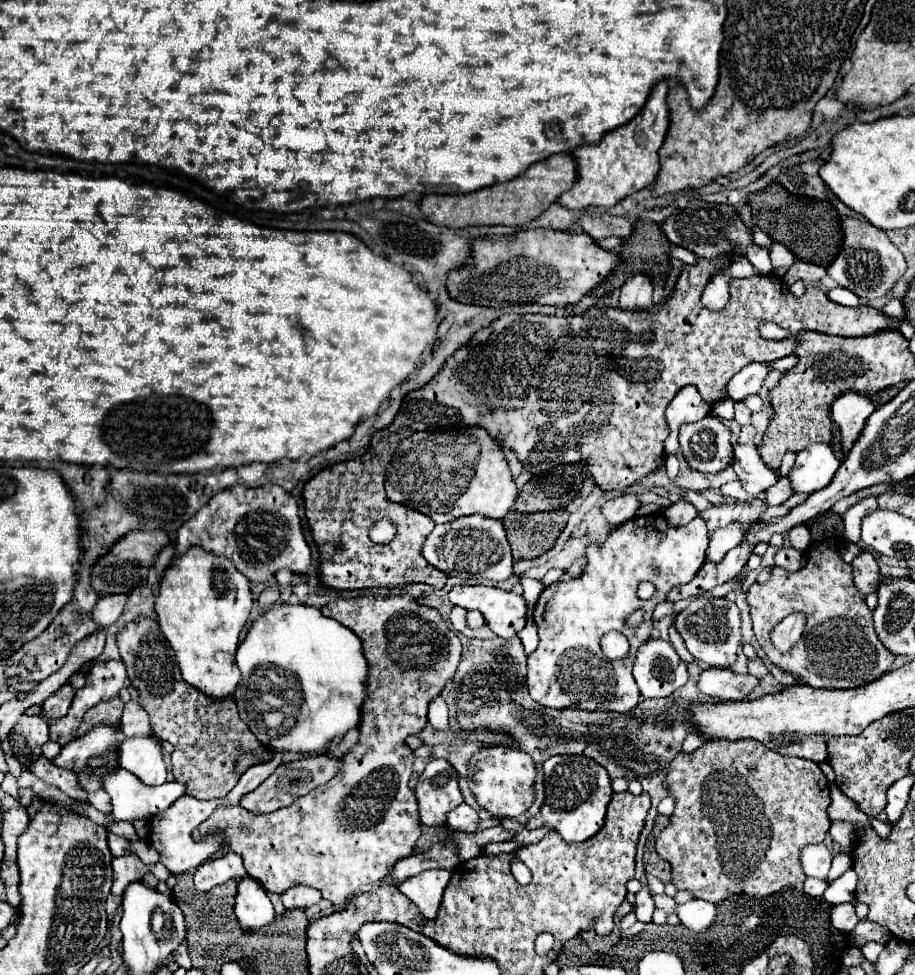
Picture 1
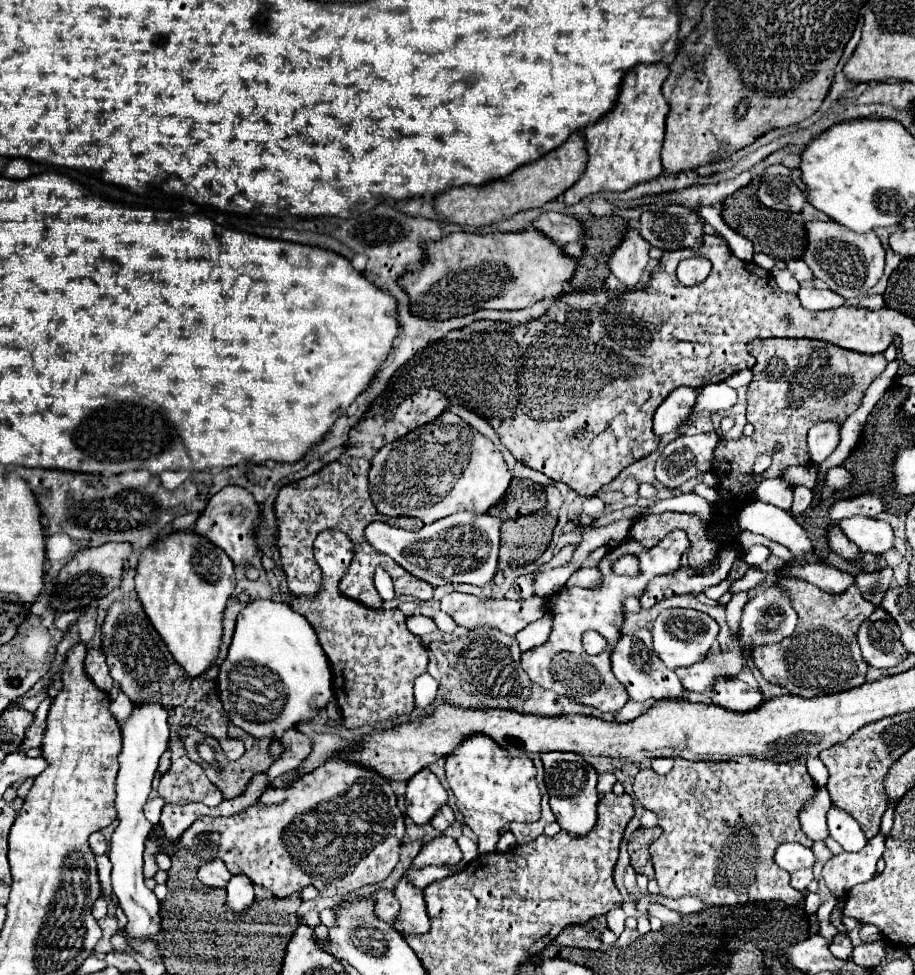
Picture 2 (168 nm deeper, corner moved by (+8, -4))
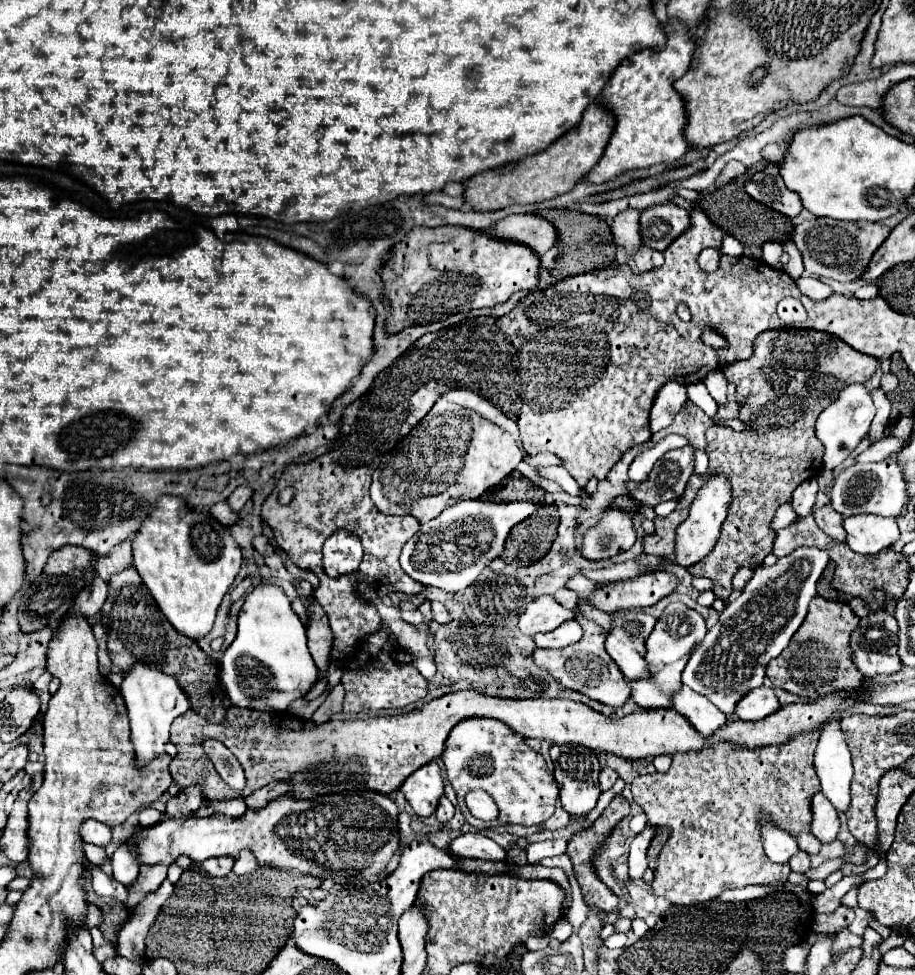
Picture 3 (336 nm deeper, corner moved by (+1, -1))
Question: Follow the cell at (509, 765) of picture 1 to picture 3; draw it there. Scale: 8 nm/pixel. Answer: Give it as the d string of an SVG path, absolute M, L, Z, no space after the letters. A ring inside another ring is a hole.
M472 717L460 721L454 727L446 741L446 749L442 753L446 775L458 795L458 805L462 815L470 825L478 831L486 831L490 827L518 823L518 825L542 825L554 813L558 787L554 777L546 769L546 761L540 753L532 751L528 743L510 731L510 727L498 719ZM472 789L484 789L494 803L498 805L498 819L494 821L478 821L472 817L468 807L464 805L464 795Z

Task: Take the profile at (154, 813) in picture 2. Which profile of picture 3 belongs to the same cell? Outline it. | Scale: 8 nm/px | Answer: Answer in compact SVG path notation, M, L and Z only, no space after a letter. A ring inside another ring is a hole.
M144 807L142 813L140 813L140 823L146 825L146 827L152 827L160 819L162 819L162 813L158 809L154 809L154 807Z

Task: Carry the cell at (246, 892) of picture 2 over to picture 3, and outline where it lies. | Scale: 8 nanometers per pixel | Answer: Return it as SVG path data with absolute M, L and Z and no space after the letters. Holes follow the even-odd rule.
M242 851L240 857L238 857L238 861L234 863L234 873L242 877L242 875L250 875L250 873L254 873L256 869L258 869L258 863L256 863L254 855L252 855L250 851Z

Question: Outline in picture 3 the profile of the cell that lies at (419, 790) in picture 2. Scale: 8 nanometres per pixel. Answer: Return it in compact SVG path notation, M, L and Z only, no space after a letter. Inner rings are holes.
M426 763L422 769L412 773L400 789L418 817L432 815L438 807L440 797L444 795L444 781L438 763Z

